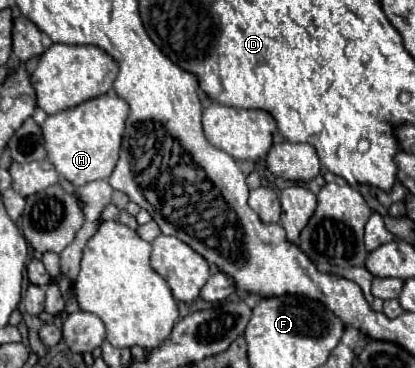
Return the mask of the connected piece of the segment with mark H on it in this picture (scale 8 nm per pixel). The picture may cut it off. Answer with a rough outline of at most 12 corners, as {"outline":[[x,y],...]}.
{"outline":[[105,94],[47,116],[49,162],[73,186],[109,178],[129,106]]}

